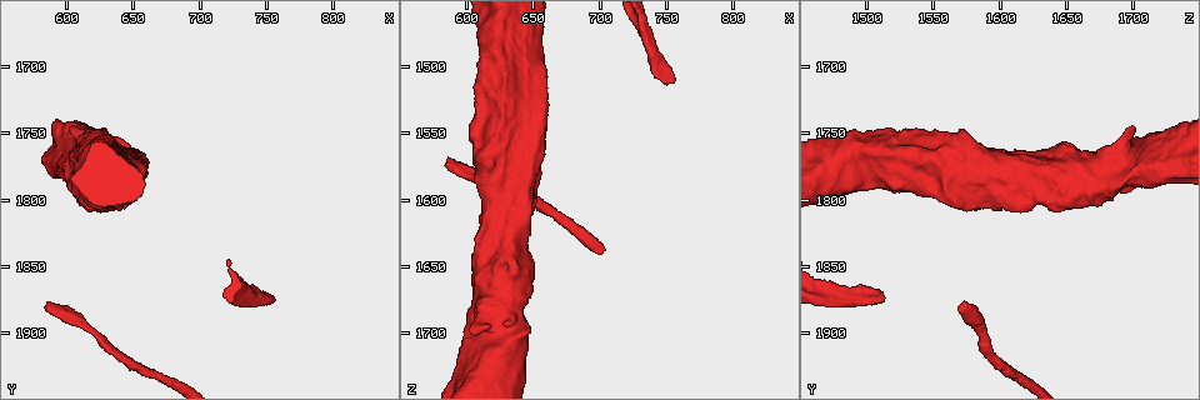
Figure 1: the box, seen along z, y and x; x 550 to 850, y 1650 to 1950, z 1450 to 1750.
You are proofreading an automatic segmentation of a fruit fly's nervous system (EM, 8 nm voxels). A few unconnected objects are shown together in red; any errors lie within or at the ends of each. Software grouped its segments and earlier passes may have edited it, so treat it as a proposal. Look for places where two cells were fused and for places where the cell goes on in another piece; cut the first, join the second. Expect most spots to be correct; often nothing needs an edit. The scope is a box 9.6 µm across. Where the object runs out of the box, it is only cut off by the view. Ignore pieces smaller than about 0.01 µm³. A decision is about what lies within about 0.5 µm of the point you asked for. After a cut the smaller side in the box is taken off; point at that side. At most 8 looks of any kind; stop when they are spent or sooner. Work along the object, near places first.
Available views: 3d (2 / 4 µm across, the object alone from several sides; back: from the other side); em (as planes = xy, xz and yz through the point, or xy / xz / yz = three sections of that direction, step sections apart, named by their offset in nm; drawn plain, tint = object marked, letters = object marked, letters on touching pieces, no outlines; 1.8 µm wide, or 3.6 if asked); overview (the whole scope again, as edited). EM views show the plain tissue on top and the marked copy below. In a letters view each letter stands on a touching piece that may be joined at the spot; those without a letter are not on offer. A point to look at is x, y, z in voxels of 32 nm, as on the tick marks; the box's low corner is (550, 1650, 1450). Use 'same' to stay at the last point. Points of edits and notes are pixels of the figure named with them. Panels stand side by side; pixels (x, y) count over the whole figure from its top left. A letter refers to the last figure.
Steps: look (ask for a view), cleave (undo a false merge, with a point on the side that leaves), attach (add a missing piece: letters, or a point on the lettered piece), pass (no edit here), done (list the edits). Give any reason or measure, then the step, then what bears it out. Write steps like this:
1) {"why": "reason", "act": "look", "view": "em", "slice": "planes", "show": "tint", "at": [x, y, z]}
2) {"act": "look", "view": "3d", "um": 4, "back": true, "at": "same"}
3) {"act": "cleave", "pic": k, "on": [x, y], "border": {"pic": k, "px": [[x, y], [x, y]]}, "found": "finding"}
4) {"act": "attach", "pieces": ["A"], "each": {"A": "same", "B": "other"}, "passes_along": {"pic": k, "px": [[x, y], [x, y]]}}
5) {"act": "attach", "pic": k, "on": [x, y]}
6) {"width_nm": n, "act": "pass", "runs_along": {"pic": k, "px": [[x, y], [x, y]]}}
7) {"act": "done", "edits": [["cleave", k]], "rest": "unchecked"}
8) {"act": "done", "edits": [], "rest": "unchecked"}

{"why": "branch stops here", "act": "look", "view": "em", "slice": "planes", "show": "letters", "at": [602, 1744, 1700]}

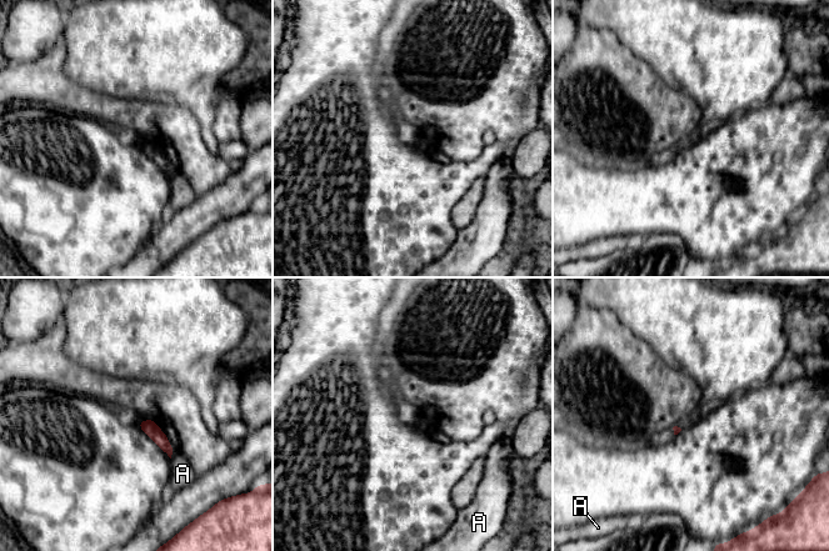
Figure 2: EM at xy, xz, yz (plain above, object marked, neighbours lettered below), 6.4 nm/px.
{"act": "pass", "each": {"A": "other"}, "runs_along": {"pic": 2, "px": [[143, 424], [169, 451]]}, "found": "no lettered piece goes on from it"}

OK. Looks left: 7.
{"why": "stops while still wide", "act": "look", "view": "3d", "um": 4, "at": [658, 1768, 1538]}

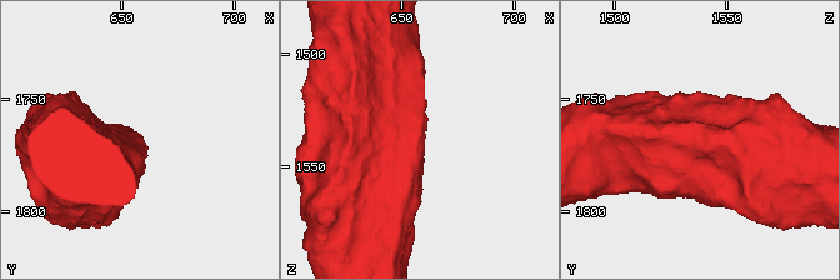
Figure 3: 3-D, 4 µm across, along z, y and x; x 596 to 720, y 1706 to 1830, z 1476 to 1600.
{"why": "need the tissue", "act": "look", "view": "em", "um": 3.6, "slice": "xz", "step": 16, "show": "tint", "at": [660, 1768, 1539]}

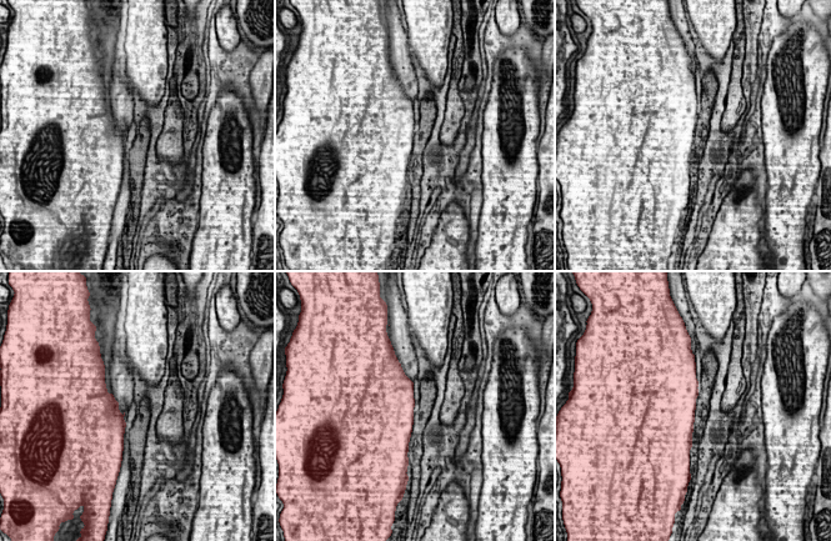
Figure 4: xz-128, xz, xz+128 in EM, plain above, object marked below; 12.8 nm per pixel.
{"act": "look", "view": "em", "um": 3.6, "slice": "planes", "show": "letters", "at": "same"}

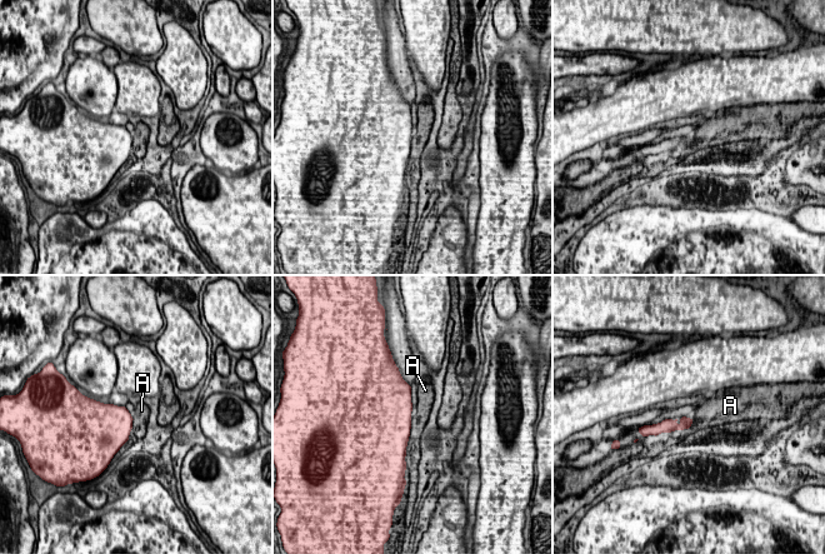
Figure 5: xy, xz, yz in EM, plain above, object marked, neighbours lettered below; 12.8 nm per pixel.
{"longest_contact_nm": ["A", 550], "act": "pass", "each": {"A": "other"}, "border": {"pic": 5, "px": [[413, 418], [406, 455], [404, 458]]}, "found": "no lettered piece goes on from it"}

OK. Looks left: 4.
{"act": "look", "view": "3d", "um": 2, "at": [584, 1880, 1574]}

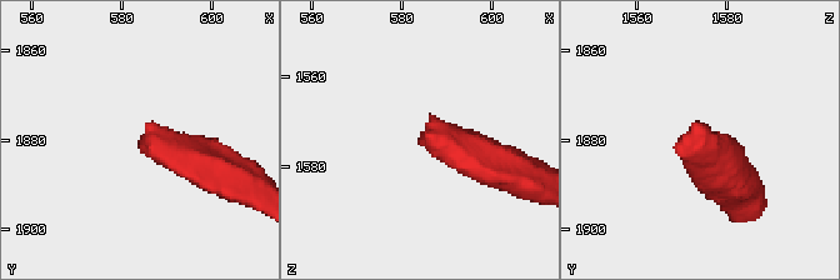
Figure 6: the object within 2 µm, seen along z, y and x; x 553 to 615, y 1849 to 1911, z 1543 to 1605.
{"why": "now the EM", "act": "look", "view": "em", "slice": "yz", "step": 8, "show": "tint", "at": [584, 1880, 1575]}

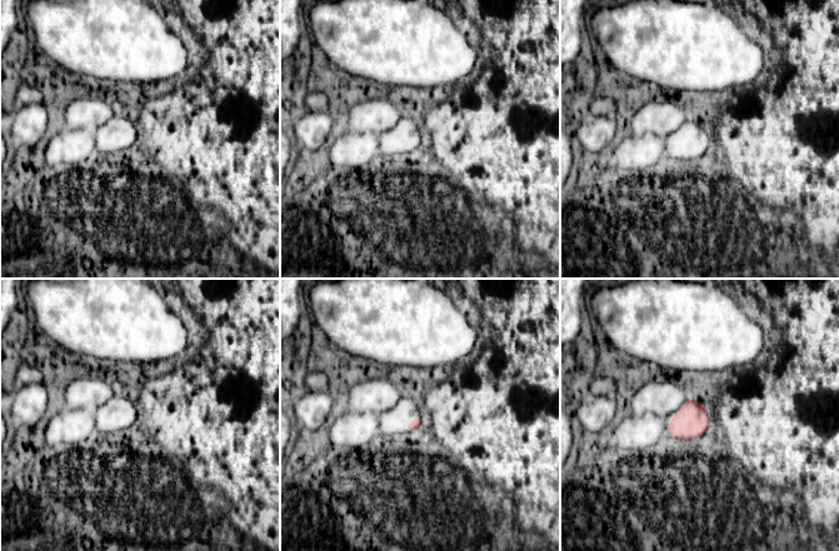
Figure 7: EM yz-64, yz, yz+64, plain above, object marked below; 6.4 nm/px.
{"why": "see the neighbours", "act": "look", "view": "em", "slice": "yz", "step": 8, "show": "letters", "at": "same"}

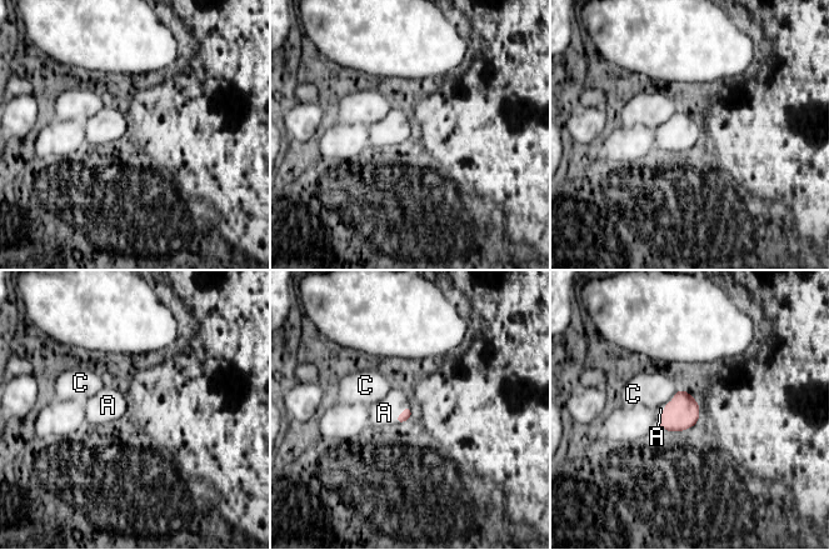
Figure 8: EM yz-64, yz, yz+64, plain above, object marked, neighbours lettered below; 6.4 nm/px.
{"act": "attach", "pieces": ["A"], "each": {"A": "same", "C": "other"}, "found": "it goes on there"}

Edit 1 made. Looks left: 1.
{"why": "free end", "act": "look", "view": "em", "slice": "xy", "step": 8, "show": "letters", "at": [756, 1874, 1510]}

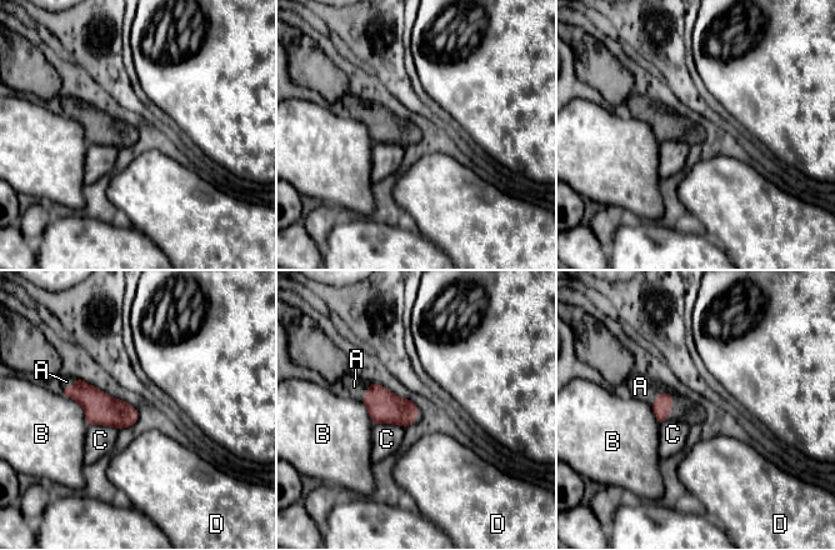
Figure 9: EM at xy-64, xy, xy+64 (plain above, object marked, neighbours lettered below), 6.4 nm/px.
{"act": "attach", "pieces": ["A"], "each": {"A": "same", "B": "other", "C": "other", "D": "other"}, "passes_along": {"pic": 9, "px": [[663, 404], [671, 400], [640, 386]]}, "found": "the cell continues"}

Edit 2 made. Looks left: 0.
{"act": "done", "edits": [["attach", 8], ["attach", 9]], "rest": "unchecked"}

